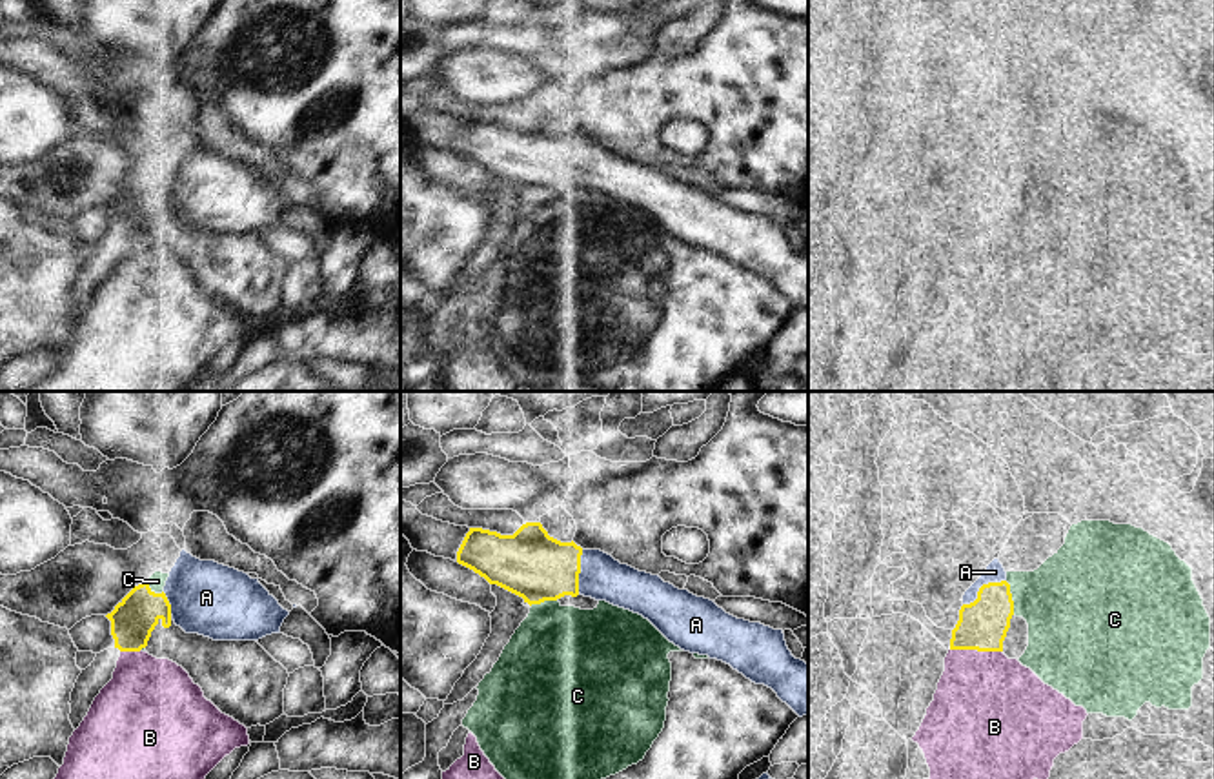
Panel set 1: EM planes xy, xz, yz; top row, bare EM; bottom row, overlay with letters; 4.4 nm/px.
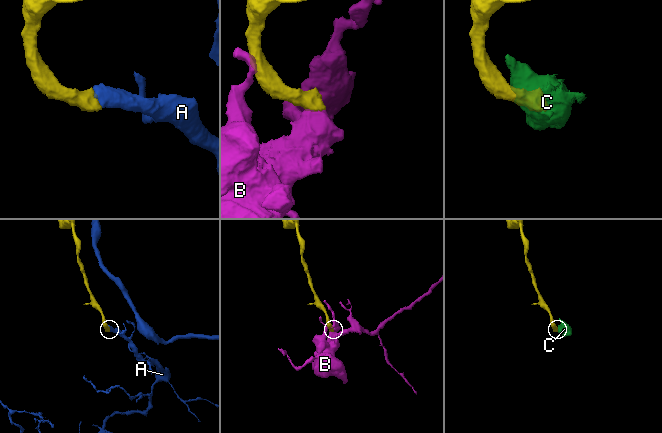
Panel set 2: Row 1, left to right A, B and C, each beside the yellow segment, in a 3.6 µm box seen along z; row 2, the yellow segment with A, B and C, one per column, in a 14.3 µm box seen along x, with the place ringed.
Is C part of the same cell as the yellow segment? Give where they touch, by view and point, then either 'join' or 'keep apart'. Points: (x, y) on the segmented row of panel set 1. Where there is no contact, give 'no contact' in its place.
contact yz (1011, 597); keep apart

